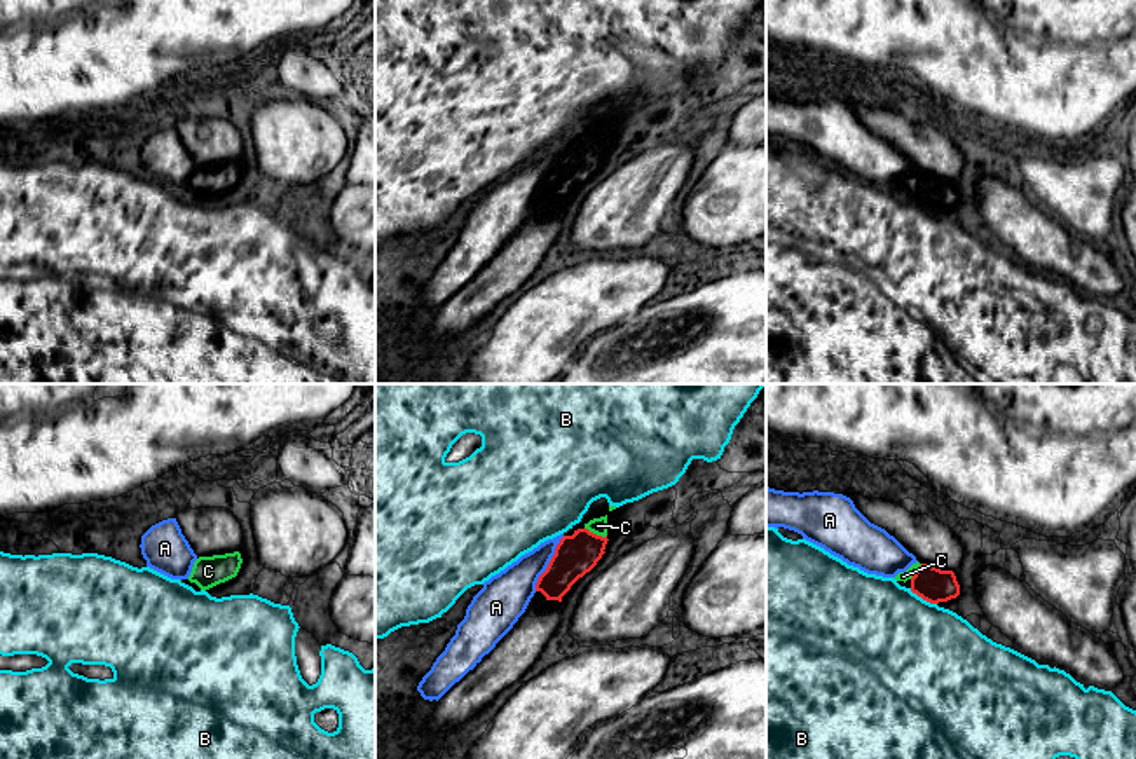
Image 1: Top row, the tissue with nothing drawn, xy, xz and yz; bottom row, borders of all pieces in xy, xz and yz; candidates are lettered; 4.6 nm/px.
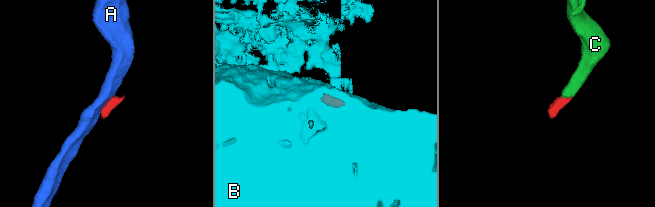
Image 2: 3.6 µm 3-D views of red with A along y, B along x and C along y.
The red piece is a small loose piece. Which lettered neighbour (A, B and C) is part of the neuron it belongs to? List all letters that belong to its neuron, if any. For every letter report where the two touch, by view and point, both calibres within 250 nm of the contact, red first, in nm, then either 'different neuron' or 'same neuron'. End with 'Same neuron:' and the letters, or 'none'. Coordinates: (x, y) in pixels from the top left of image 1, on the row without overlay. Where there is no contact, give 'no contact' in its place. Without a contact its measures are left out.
A: meets red in xz at (548, 173); 190 nm thick on the red side, 220 nm on the other; different neuron
B: meets red in yz at (923, 208); 160 nm thick on the red side, 500 nm on the other; different neuron
C: meets red in xz at (595, 143); 190 nm thick on the red side, 80 nm on the other; same neuron
Same neuron: C

